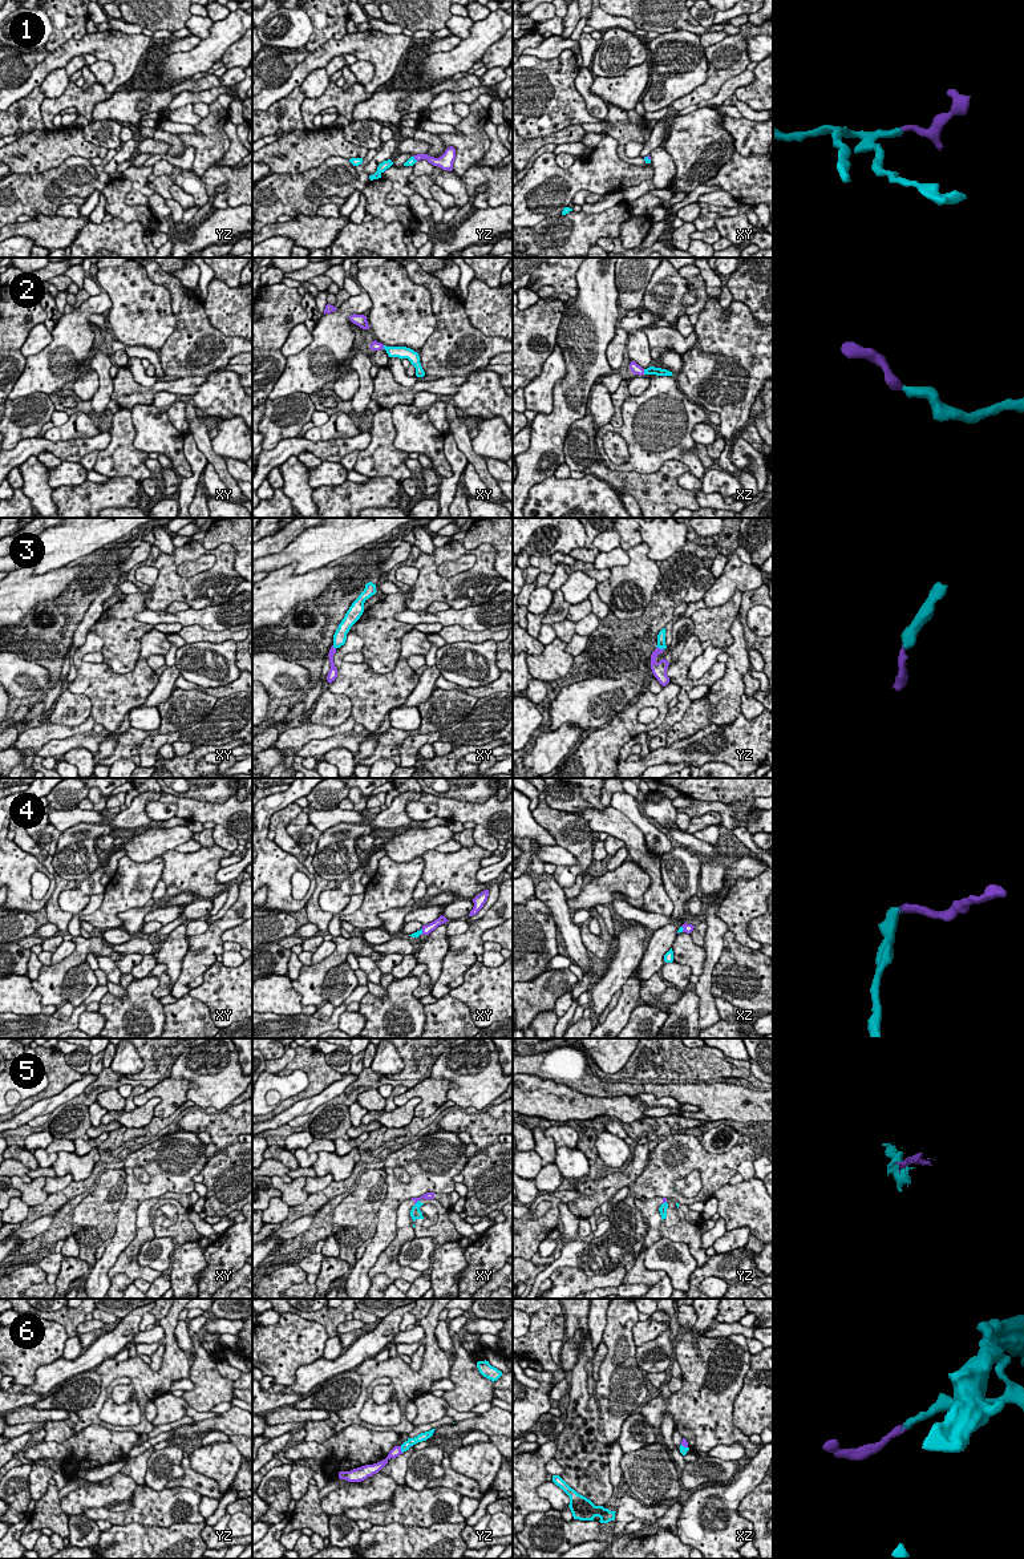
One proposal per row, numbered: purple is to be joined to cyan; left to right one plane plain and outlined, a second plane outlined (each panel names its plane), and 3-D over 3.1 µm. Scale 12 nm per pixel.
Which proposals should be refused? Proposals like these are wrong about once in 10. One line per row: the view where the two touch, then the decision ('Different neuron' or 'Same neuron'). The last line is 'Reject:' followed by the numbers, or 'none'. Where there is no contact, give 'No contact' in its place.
1: Touches cyan in xy. Same neuron
2: Touches cyan in xz. Same neuron
3: Touches cyan in yz. Same neuron
4: Touches cyan in xy. Same neuron
5: Touches cyan in xy. Same neuron
6: Touches cyan in yz. Same neuron
Reject: none

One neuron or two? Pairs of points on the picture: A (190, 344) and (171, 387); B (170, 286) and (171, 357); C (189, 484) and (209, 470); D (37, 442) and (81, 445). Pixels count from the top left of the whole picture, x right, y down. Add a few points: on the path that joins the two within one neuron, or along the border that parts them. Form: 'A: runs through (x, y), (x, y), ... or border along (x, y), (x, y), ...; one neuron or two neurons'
A: border along (206, 373), (157, 380), (150, 387), (145, 385); two neurons
B: runs through (185, 303), (185, 340); one neuron
C: border along (207, 462), (202, 472); two neurons
D: runs through (48, 445), (71, 446); one neuron

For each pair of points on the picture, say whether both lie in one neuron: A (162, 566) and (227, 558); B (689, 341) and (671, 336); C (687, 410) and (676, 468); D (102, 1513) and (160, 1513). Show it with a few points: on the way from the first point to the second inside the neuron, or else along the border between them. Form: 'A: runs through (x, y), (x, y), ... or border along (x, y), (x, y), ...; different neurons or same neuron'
A: runs through (178, 555), (189, 551), (211, 551); same neuron
B: runs through (685, 341), (675, 340); same neuron
C: border along (689, 469), (678, 461), (666, 461), (650, 474); different neurons
D: runs through (117, 1517), (145, 1513); same neuron

